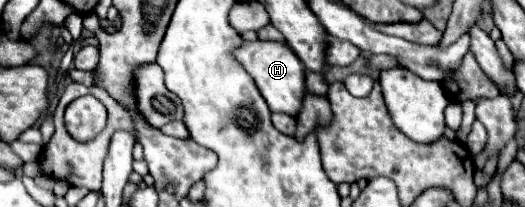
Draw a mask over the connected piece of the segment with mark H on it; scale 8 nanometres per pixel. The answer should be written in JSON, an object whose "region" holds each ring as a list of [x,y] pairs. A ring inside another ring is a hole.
{"region":[[[244,42],[242,48],[236,52],[236,58],[242,60],[248,74],[258,84],[258,90],[262,92],[264,100],[268,102],[272,112],[284,112],[290,116],[296,116],[304,104],[306,96],[306,68],[300,62],[300,58],[292,52],[286,44],[272,44],[272,42]]]}

